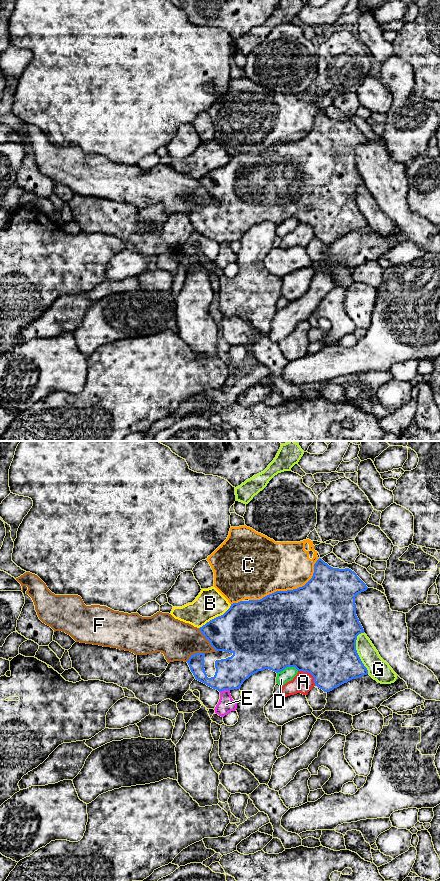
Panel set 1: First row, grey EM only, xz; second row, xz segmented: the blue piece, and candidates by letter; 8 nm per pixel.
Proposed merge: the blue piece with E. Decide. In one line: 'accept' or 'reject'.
reject

